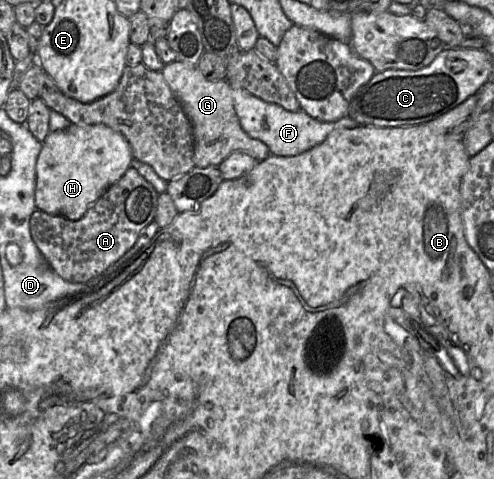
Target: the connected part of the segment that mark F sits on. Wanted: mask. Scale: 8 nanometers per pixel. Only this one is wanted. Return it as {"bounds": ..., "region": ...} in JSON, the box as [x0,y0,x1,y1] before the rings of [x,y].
{"bounds":[232,88,359,155],"region":[[[232,88],[232,98],[242,129],[251,138],[258,139],[266,144],[271,155],[298,155],[323,142],[336,129],[359,126],[357,122],[348,116],[336,121],[324,122],[311,117],[301,109],[288,111],[277,104],[263,101],[241,89]]]}

